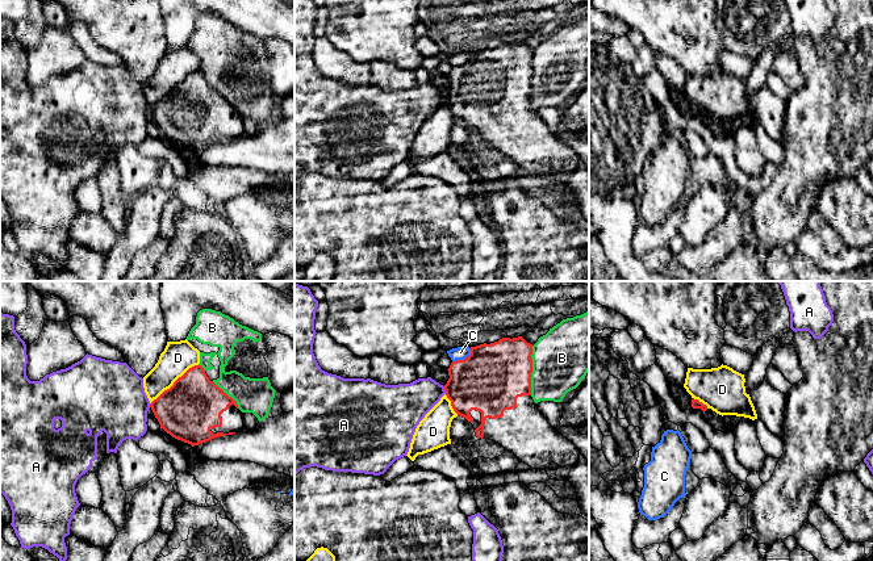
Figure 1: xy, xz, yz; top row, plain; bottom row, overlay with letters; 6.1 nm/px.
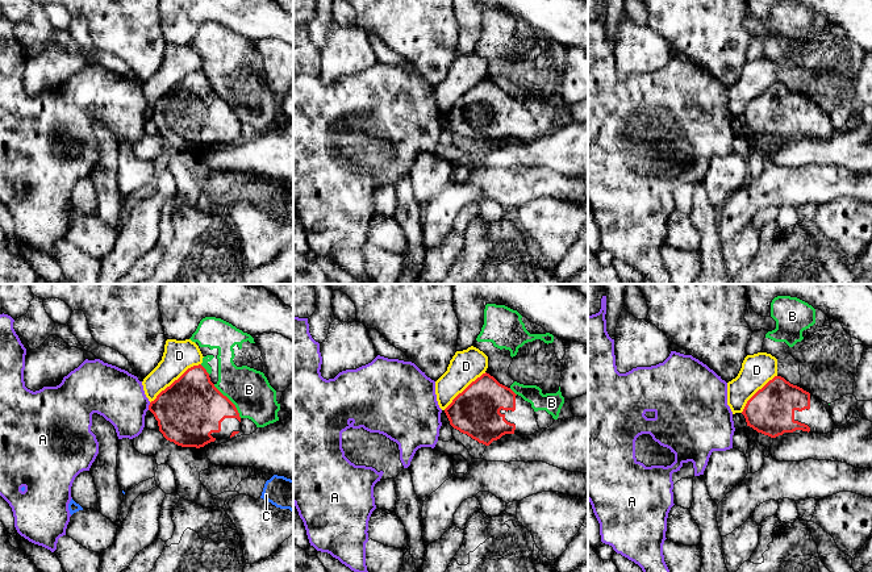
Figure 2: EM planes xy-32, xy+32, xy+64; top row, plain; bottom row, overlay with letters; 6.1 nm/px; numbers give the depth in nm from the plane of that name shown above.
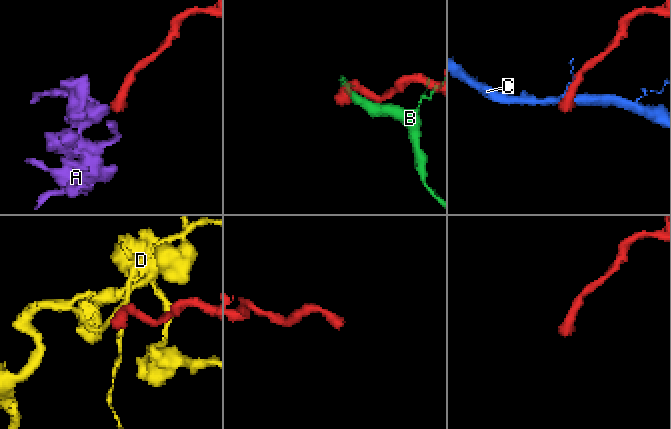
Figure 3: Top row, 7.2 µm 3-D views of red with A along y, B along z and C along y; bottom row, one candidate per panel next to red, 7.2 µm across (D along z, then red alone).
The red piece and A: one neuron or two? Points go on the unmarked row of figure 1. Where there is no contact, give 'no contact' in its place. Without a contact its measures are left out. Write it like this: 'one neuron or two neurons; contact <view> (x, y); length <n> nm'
two neurons; contact xz (445, 95); length 50 nm

